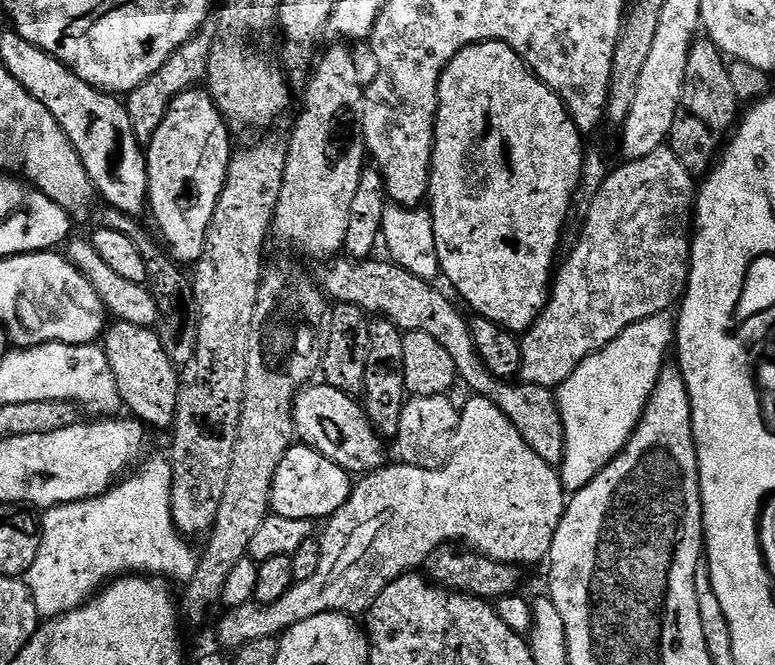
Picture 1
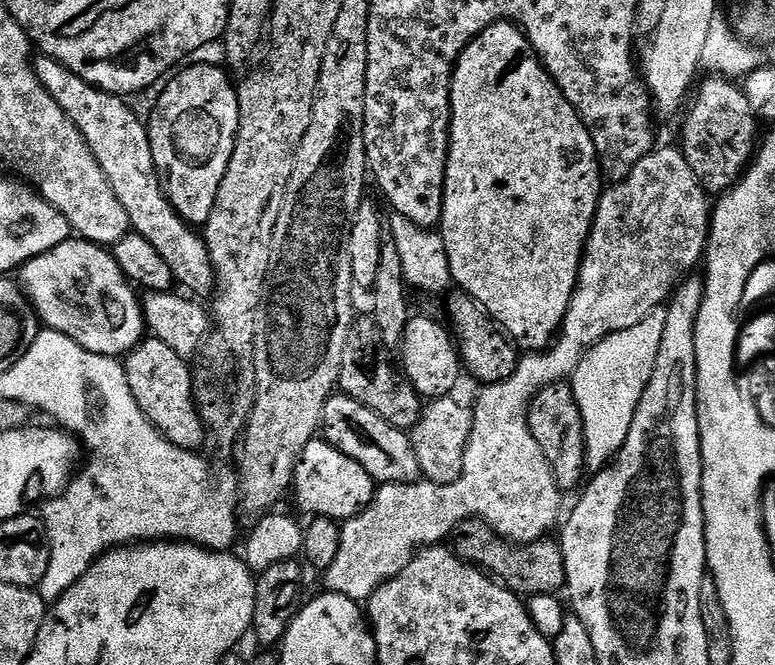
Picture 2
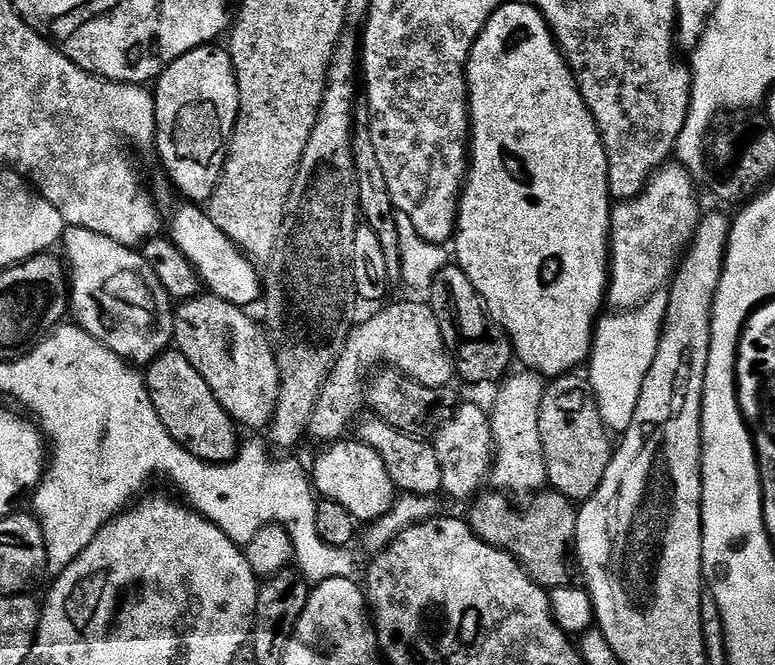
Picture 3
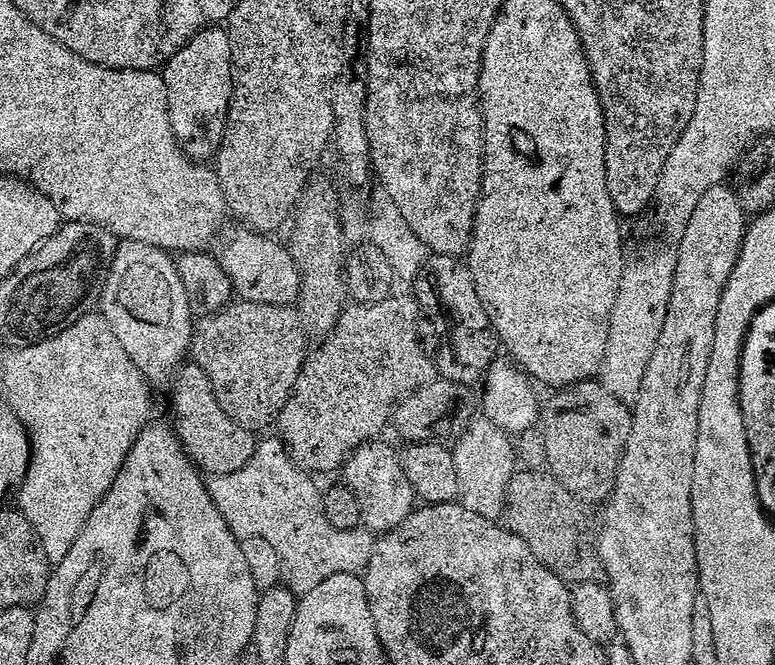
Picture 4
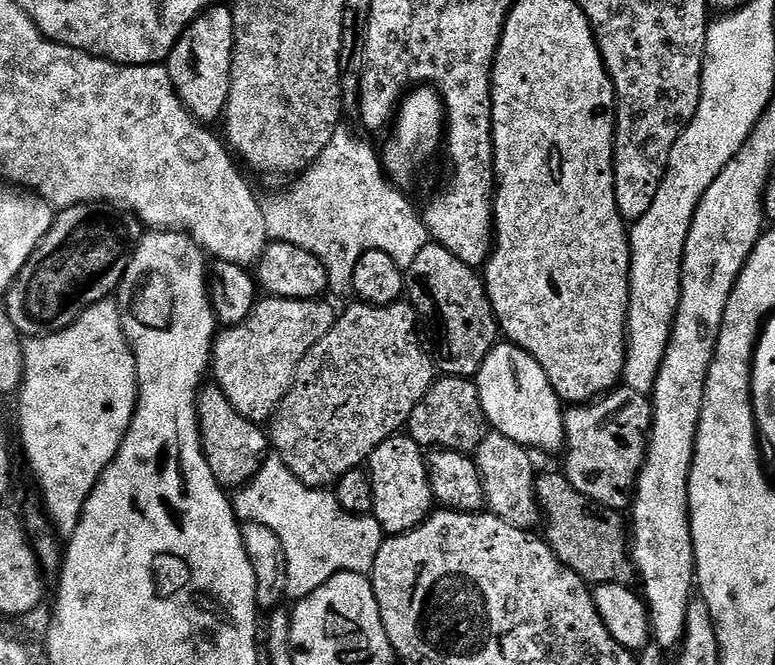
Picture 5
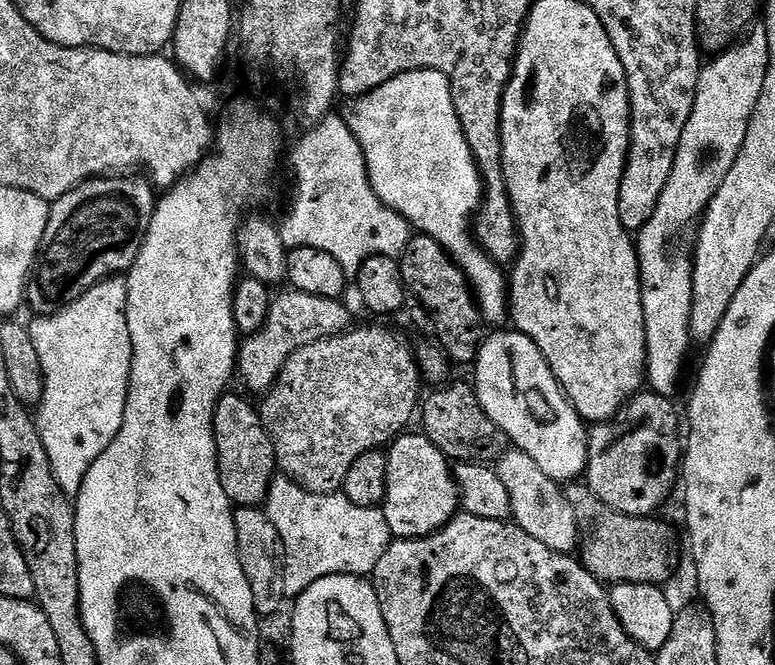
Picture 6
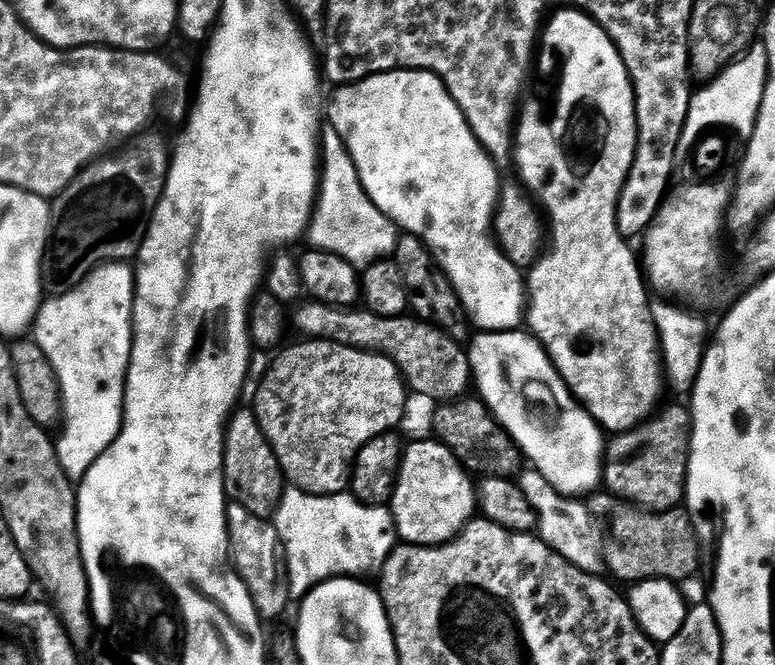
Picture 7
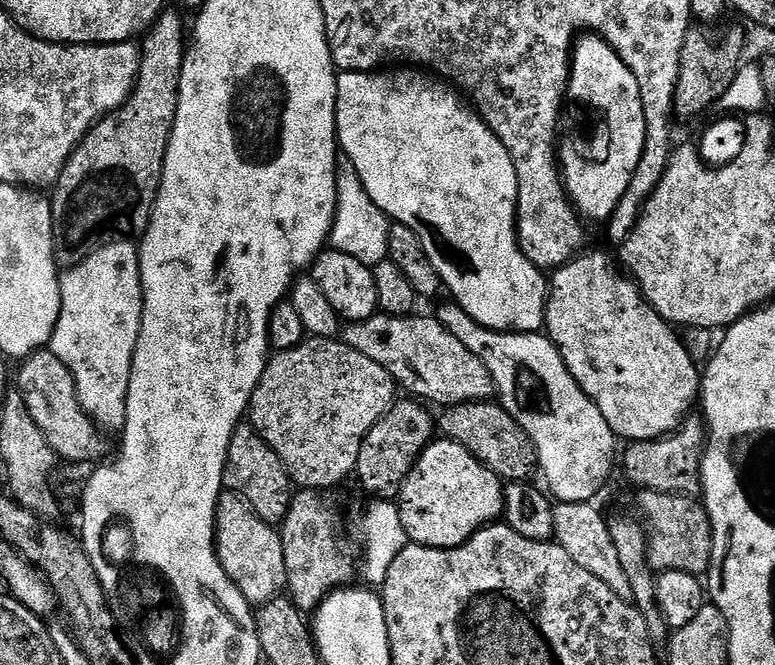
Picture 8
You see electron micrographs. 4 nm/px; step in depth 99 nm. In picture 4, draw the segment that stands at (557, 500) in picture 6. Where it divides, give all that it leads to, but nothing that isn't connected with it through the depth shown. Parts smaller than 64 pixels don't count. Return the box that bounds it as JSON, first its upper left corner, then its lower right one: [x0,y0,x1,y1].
[451,418,518,522]

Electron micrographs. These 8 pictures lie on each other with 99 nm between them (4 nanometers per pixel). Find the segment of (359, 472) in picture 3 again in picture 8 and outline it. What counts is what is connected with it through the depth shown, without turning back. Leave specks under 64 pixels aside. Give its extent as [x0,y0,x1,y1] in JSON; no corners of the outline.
[398,439,505,548]

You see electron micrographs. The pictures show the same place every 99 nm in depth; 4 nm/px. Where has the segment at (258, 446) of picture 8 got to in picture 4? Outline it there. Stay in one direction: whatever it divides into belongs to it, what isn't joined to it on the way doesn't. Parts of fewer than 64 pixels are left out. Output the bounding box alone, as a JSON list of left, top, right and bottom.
[171,362,257,477]

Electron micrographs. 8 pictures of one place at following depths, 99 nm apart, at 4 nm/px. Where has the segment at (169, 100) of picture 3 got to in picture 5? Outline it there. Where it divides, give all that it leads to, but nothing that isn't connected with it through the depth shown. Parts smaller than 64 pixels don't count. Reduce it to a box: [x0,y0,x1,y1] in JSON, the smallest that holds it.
[166,2,234,126]

